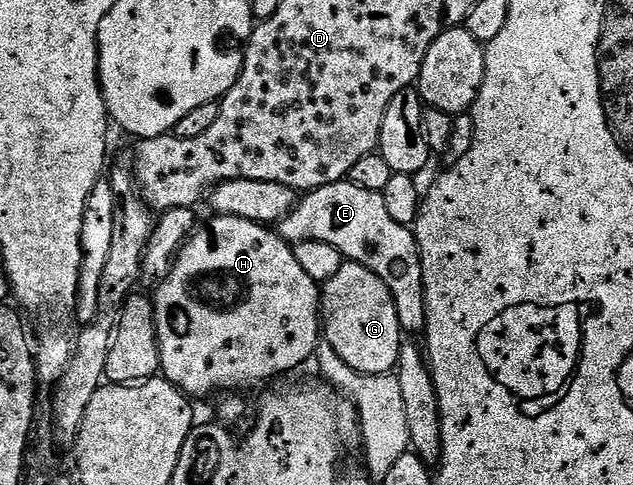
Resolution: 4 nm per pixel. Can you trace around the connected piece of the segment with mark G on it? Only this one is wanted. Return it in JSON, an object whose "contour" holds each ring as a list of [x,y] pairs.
{"contour":[[[349,260],[333,279],[322,282],[321,333],[349,367],[365,375],[391,373],[405,340],[389,287],[369,267]]]}

